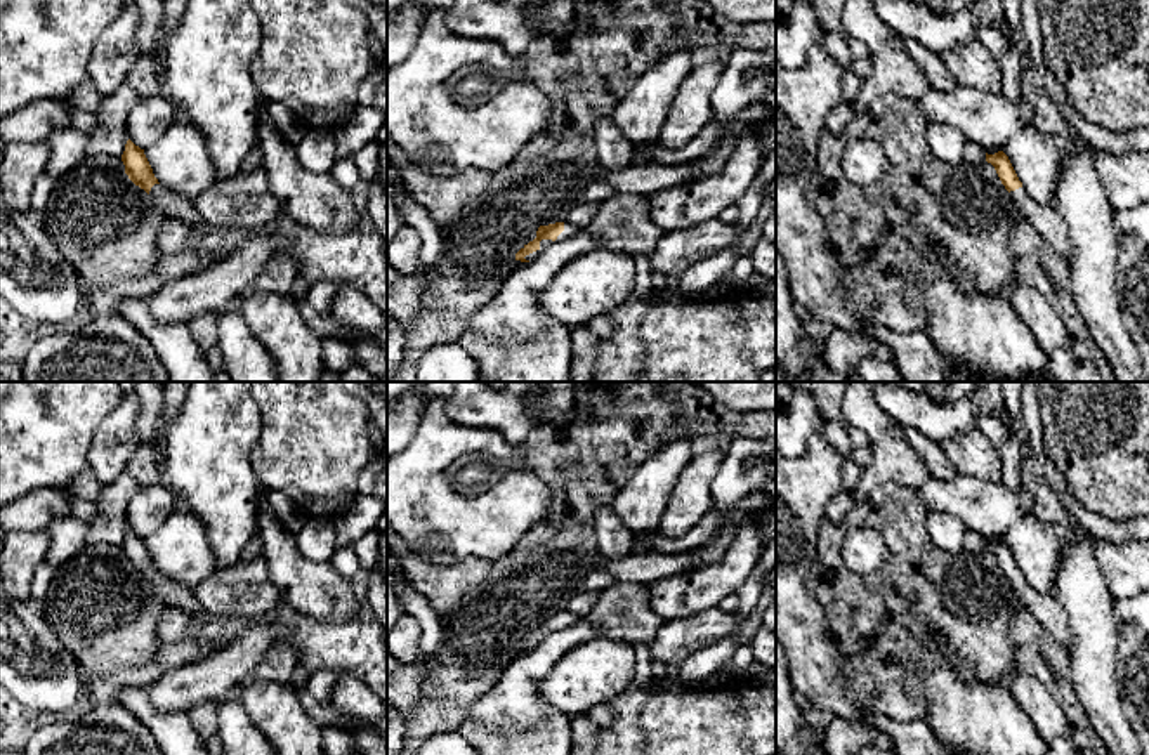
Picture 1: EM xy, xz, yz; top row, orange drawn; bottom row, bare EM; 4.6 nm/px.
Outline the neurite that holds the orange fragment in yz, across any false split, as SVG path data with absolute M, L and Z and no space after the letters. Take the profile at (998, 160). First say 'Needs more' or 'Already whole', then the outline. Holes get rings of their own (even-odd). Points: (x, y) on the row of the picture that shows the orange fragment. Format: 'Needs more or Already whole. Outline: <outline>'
Needs more. Outline: M1003 151L995 154L986 153L986 161L995 167L1001 184L1010 193L1021 215L1040 233L1045 245L1050 245L1066 262L1069 262L1071 243L1064 217L1052 205L1040 205L1026 193L1008 156Z

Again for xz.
Needs more. Outline: M555 222L548 226L540 226L536 231L536 238L524 245L517 253L515 260L529 262L535 260L547 246L550 246L554 241L568 240L574 233L578 233L578 227L571 226L569 222Z

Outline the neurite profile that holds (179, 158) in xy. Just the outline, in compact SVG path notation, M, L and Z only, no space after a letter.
M174 123L144 154L165 189L193 201L217 182L207 141L191 123Z

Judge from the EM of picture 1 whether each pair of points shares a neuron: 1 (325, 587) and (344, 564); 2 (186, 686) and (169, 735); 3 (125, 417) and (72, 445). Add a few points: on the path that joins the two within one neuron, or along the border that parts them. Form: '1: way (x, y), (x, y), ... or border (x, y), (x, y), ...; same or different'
1: border (330, 563), (347, 578); different
2: border (150, 688), (150, 702), (155, 707), (184, 714); different
3: border (118, 403), (94, 433), (87, 452), (87, 469); different

